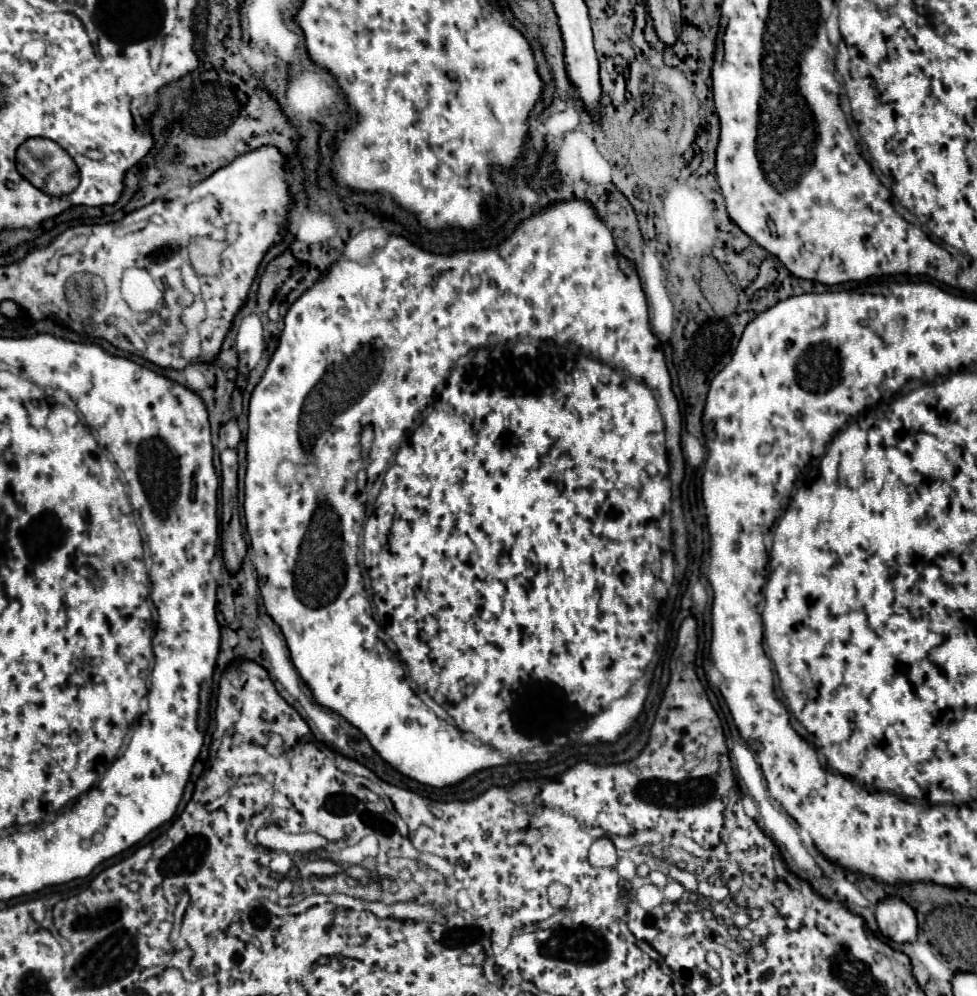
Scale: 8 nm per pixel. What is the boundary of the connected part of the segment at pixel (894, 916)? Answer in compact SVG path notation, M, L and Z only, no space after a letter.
M886 897L876 907L876 921L884 937L906 943L916 939L916 915L898 897Z

